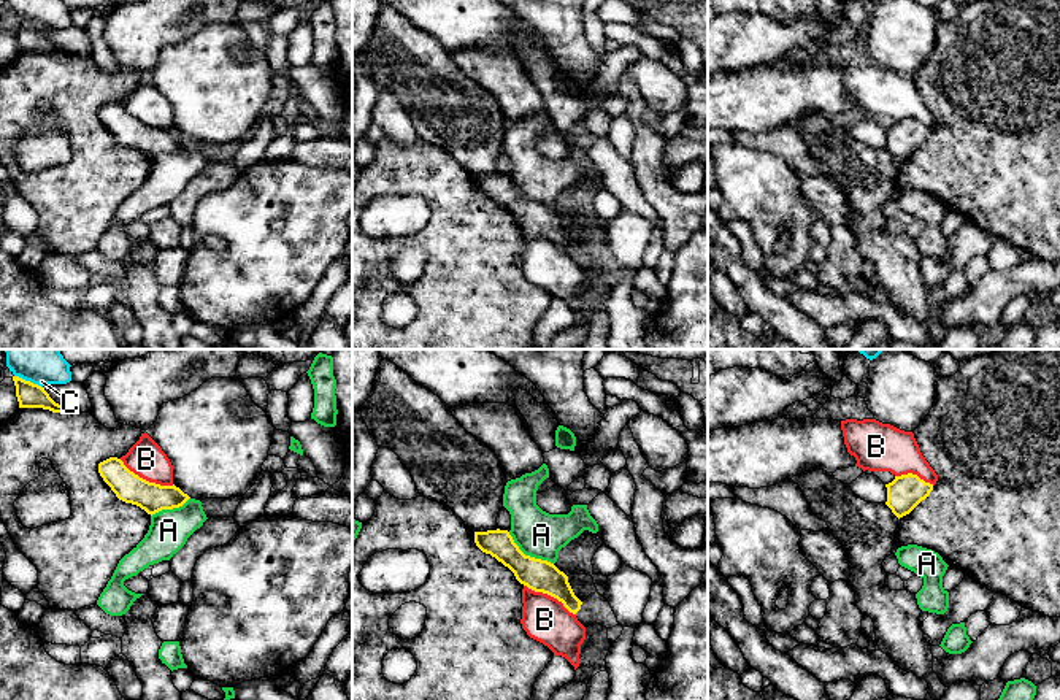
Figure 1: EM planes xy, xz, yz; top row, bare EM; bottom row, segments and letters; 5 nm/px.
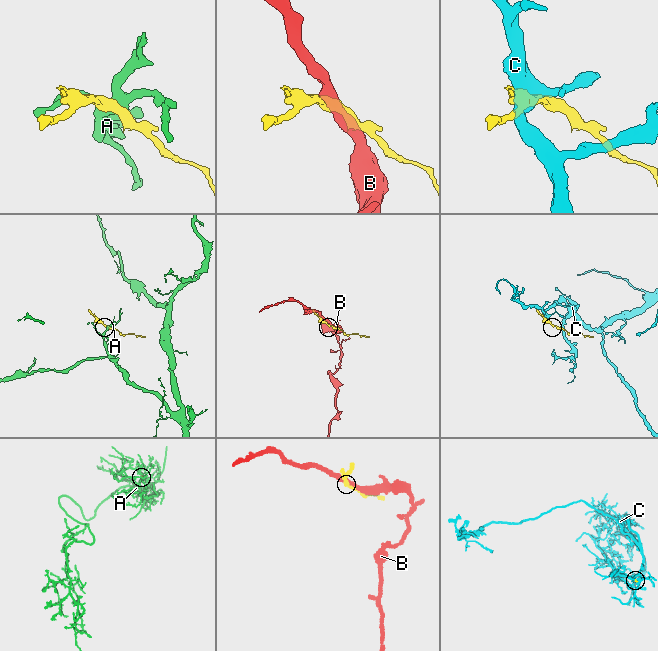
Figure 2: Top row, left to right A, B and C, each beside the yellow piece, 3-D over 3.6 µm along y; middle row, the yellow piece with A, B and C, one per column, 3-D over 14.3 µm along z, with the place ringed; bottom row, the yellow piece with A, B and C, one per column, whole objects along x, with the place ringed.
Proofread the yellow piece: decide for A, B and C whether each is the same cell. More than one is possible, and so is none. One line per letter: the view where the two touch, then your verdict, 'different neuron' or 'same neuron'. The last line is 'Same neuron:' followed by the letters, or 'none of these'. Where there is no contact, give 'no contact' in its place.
A: xz | different neuron
B: xy | different neuron
C: xy | different neuron
Same neuron: none of these

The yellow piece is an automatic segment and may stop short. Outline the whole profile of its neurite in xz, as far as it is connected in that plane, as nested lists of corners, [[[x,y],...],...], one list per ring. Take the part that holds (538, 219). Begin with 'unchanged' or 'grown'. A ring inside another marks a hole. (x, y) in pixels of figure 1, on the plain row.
unchanged; [[[508,175],[474,176],[474,187],[508,211],[520,229],[557,243],[573,259],[581,254],[582,246],[574,240],[568,221],[547,205],[525,200]]]

